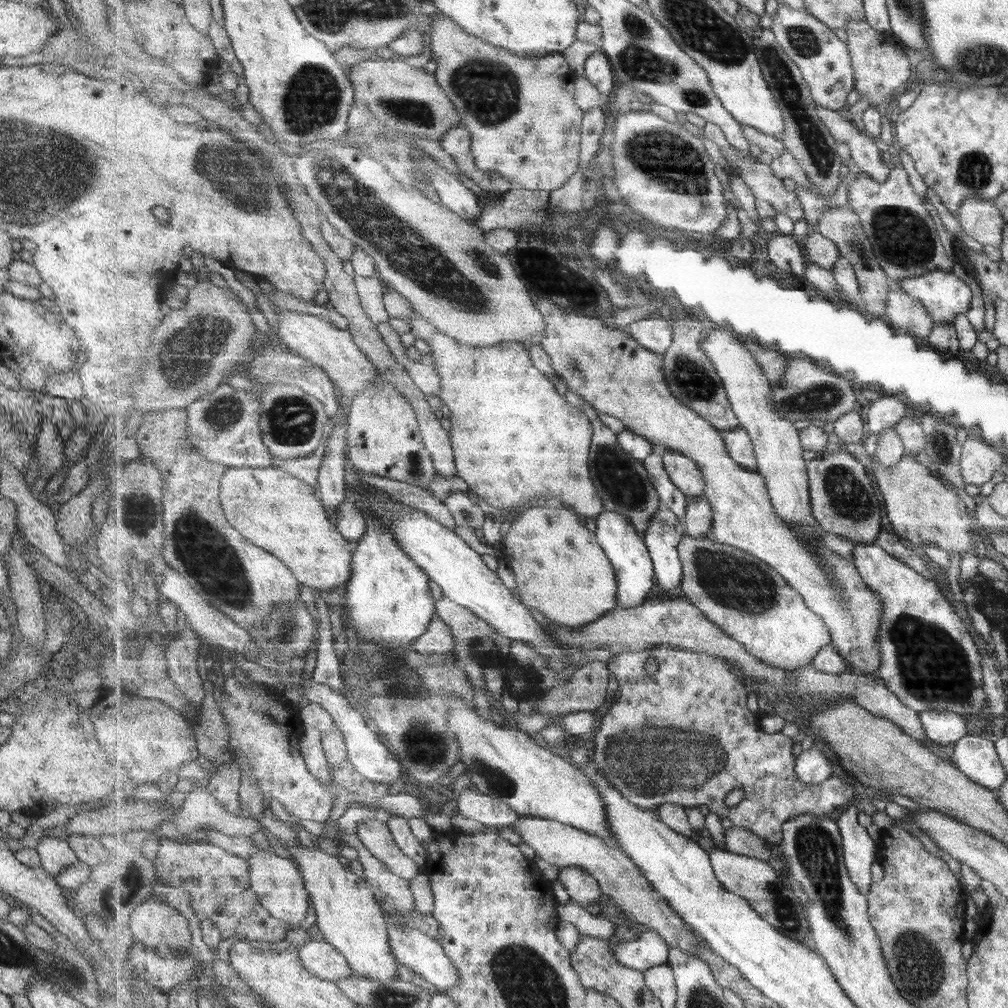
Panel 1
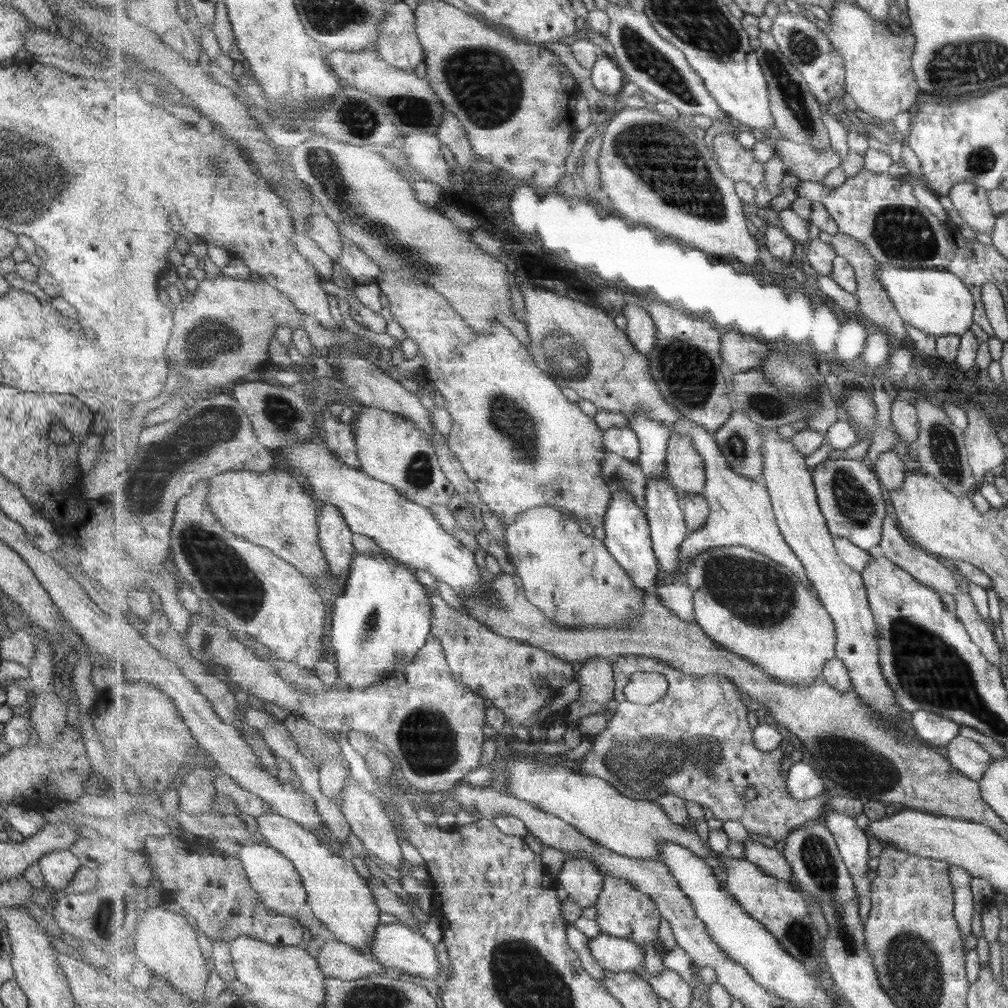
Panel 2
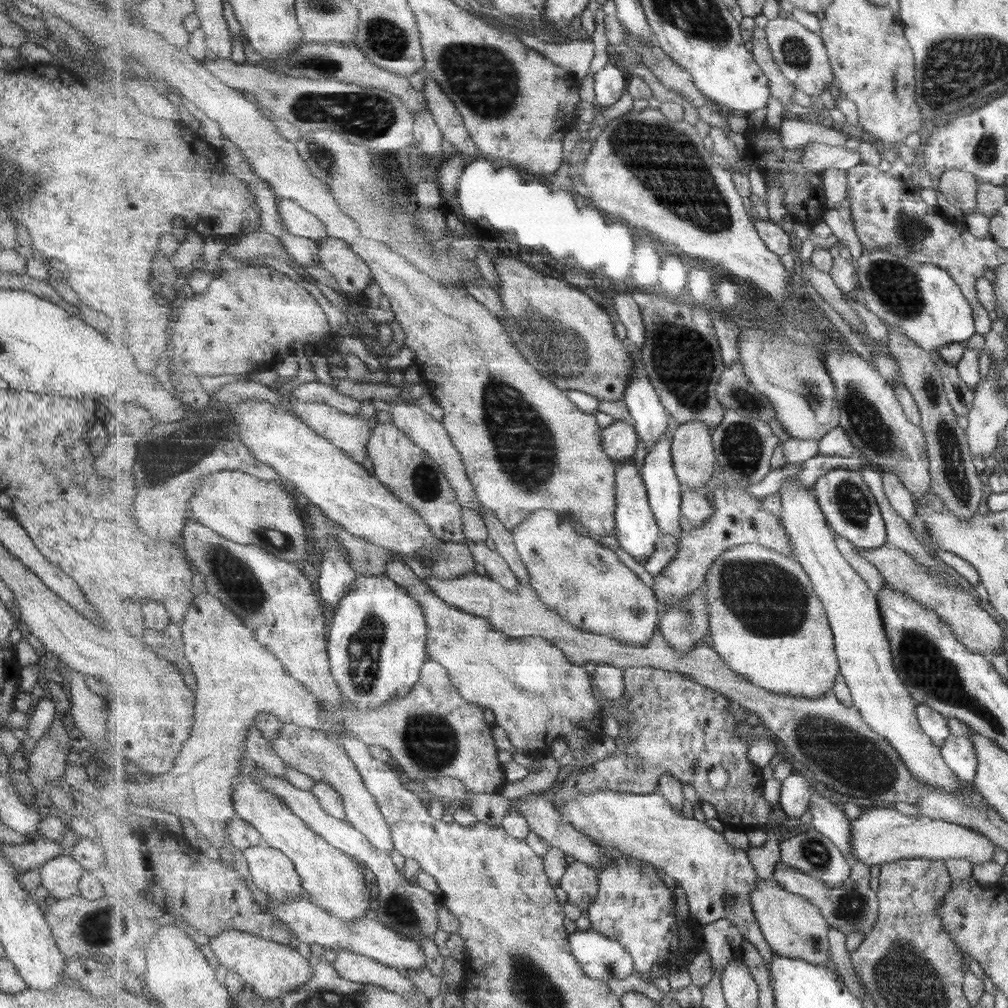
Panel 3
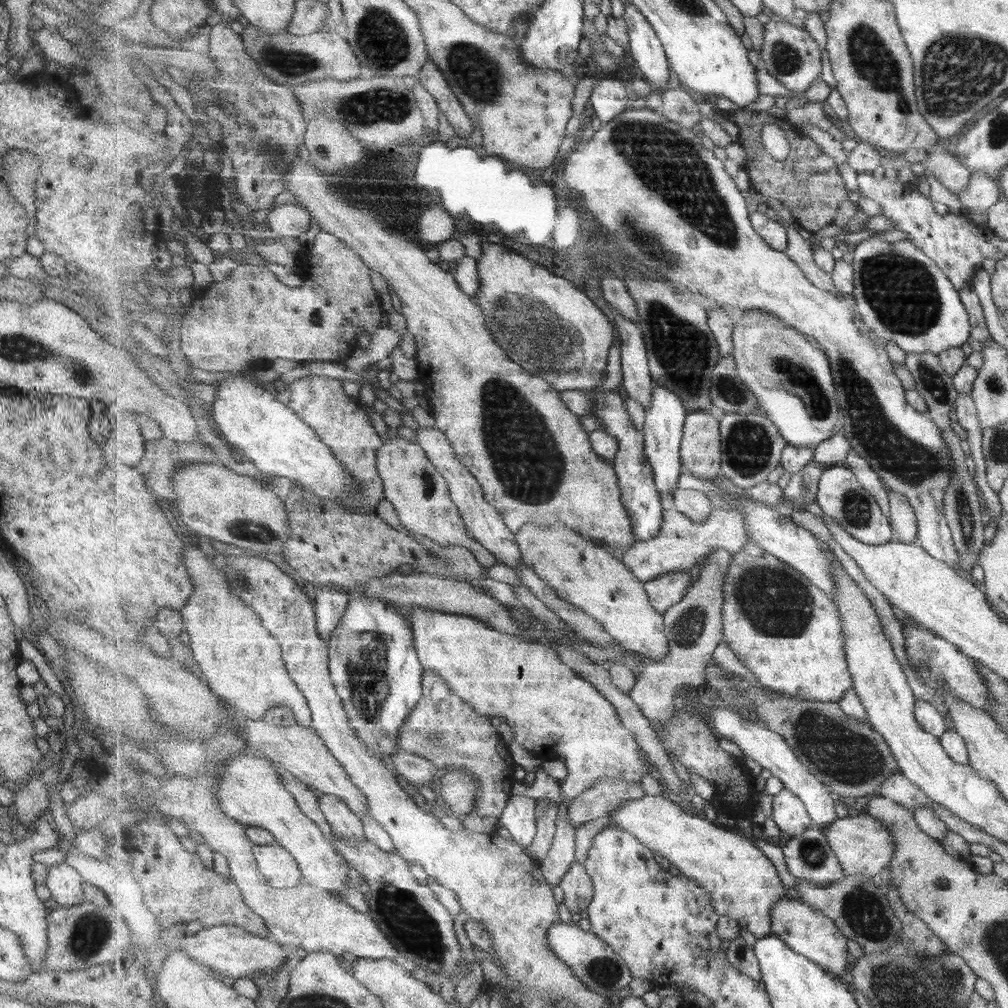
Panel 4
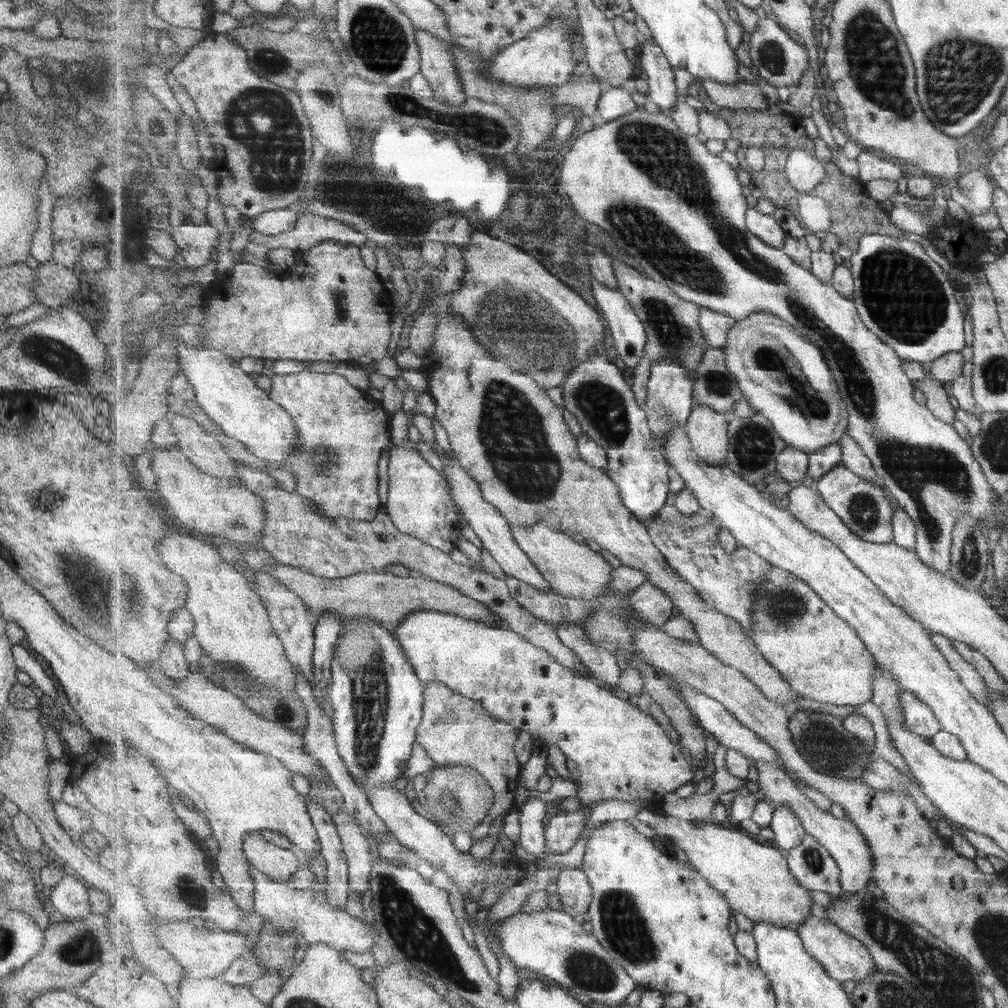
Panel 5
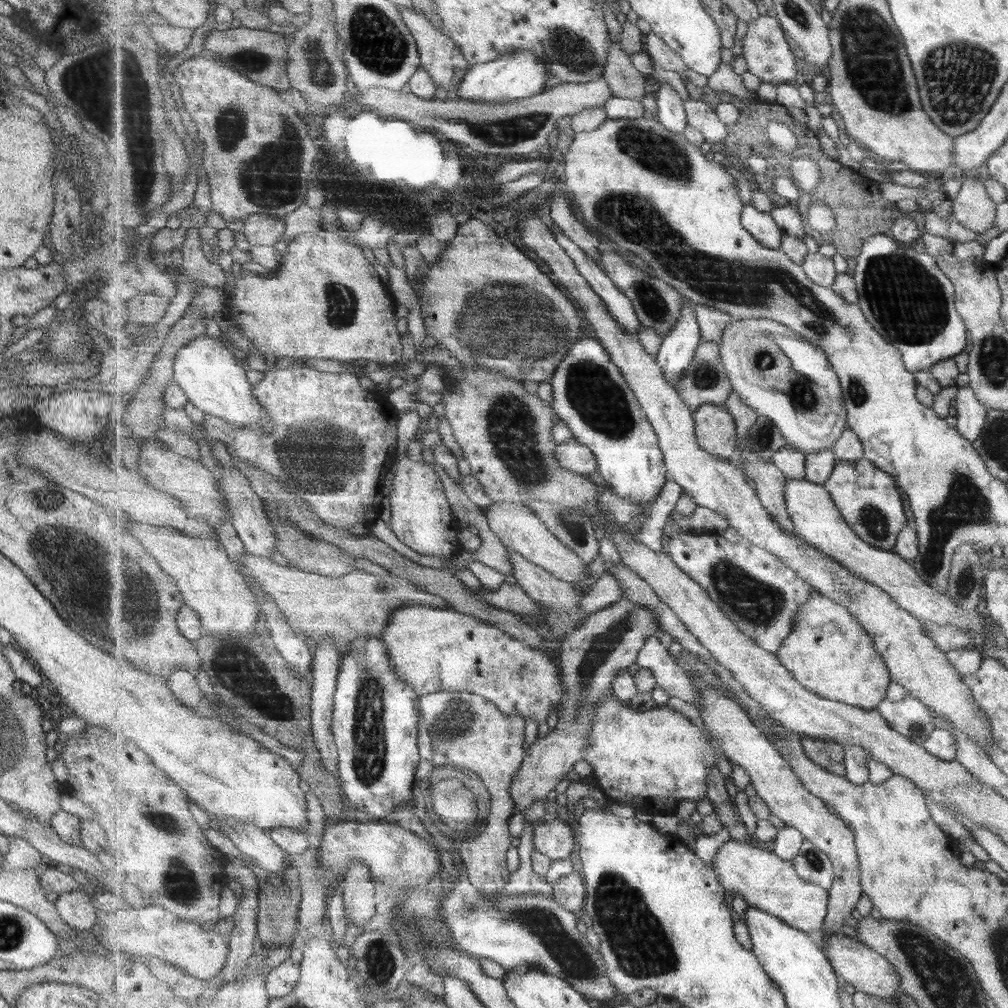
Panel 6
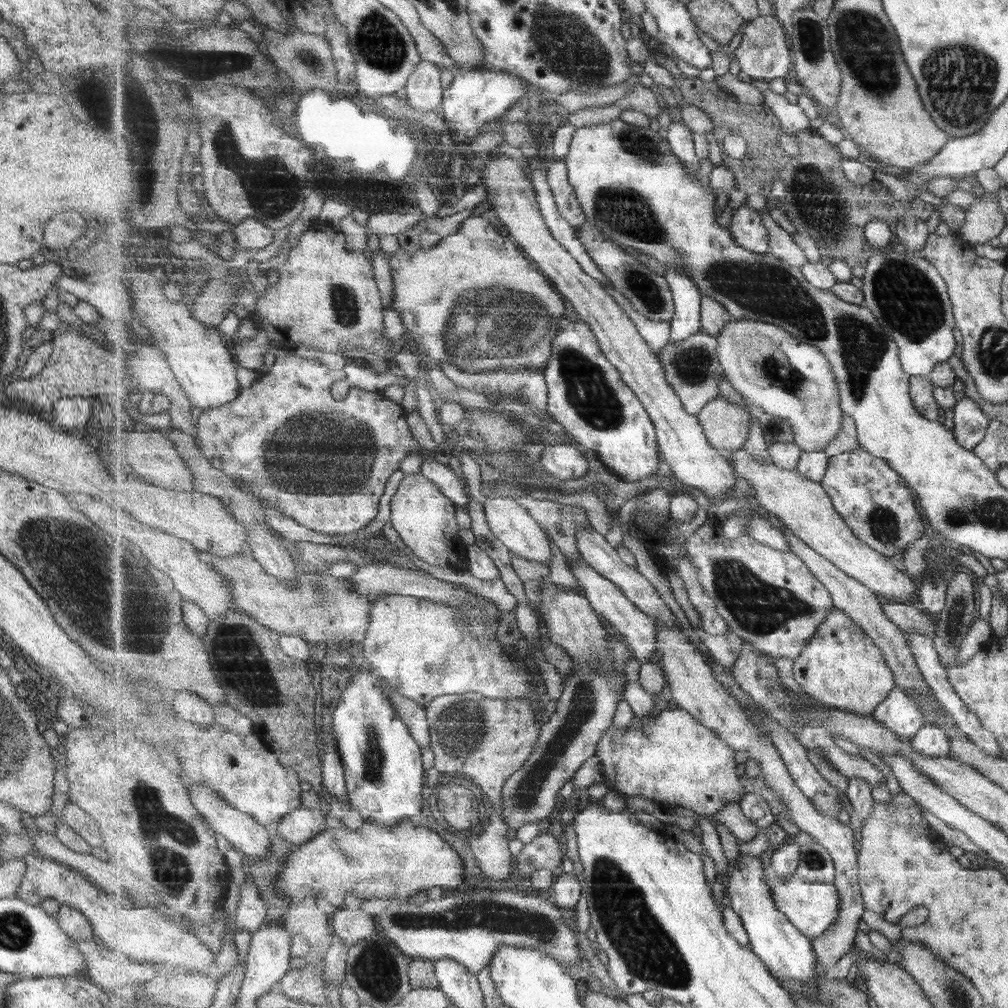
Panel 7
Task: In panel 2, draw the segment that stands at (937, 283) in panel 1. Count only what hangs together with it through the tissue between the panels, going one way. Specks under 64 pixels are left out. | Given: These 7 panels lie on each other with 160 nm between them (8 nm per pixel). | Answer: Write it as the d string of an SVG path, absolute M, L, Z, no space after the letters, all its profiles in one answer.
M879 263L878 277L887 289L895 308L903 318L903 322L911 327L931 334L933 337L946 336L947 334L957 334L961 337L963 333L970 330L972 322L972 312L974 304L971 293L966 289L966 285L959 280L954 273L942 269L906 269L889 263Z

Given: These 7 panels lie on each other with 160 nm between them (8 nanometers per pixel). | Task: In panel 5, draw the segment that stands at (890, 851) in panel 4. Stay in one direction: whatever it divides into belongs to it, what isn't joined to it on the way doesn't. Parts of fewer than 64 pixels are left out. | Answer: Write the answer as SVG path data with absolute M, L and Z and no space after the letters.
M763 761L753 762L759 771L758 786L764 793L764 800L772 802L774 807L781 807L786 804L787 807L793 809L793 813L803 822L805 831L813 836L827 851L831 857L838 862L842 873L841 882L842 889L847 893L859 893L869 886L869 880L873 879L875 874L873 851L867 843L867 838L863 836L863 832L859 831L859 827L855 825L848 817L842 820L835 818L830 812L823 812L821 808L817 808L818 804L811 800L796 783L796 780L779 765L764 763Z

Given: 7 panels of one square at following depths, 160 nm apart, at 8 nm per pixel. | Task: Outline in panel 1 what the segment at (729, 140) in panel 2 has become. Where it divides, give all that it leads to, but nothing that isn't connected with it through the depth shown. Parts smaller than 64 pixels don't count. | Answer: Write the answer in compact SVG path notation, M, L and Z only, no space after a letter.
M706 121L702 130L703 136L707 138L707 140L716 142L722 148L723 154L728 158L728 162L734 166L735 173L738 173L741 178L745 179L745 182L757 198L767 200L777 212L787 214L787 216L790 216L793 220L803 220L805 218L805 210L803 210L803 204L801 204L799 196L797 196L794 191L789 191L785 188L783 179L779 178L773 172L771 165L759 162L755 156L748 157L746 154L743 154L741 150L727 141L722 128L718 124Z

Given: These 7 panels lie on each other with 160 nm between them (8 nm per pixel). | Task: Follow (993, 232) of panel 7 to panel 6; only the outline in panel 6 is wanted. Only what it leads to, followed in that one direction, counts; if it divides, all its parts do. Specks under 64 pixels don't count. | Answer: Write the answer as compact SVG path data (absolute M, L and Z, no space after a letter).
M965 174L952 200L954 219L974 233L993 227L996 204L987 196L983 183L974 174Z

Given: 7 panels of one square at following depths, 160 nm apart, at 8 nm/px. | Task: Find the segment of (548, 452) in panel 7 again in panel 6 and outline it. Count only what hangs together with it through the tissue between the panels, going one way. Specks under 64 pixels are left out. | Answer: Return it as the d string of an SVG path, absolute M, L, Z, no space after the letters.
M575 437L558 444L556 456L559 465L567 471L586 476L597 469L599 470L594 452L588 446L581 444Z

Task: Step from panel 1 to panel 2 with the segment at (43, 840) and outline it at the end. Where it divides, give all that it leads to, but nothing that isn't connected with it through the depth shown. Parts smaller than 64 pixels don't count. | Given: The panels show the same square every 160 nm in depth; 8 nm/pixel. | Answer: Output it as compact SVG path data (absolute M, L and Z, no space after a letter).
M57 850L50 851L49 854L39 858L37 866L43 885L59 894L66 892L67 885L71 883L80 863L68 850Z

